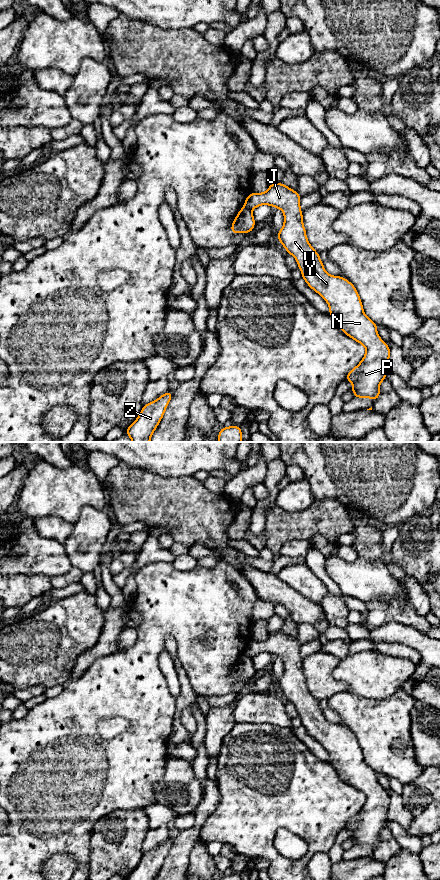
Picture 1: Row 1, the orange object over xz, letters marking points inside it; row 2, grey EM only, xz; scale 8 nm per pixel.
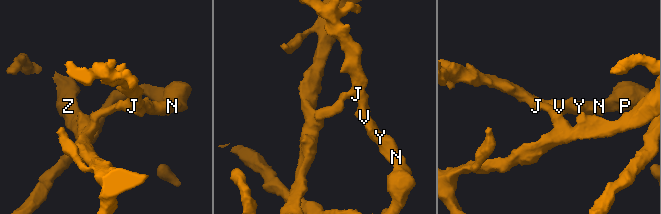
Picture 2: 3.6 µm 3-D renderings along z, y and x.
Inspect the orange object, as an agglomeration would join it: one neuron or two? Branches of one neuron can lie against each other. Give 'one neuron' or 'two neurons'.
two neurons

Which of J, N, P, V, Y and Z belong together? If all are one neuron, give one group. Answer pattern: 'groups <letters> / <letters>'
groups J N P V Y / Z

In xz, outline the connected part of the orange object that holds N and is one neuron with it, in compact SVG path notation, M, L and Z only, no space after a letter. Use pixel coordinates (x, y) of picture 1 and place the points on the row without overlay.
M279 630L270 632L264 641L250 641L244 655L253 658L259 653L271 653L283 659L284 673L277 682L280 691L295 705L308 734L328 751L329 763L339 776L366 796L365 804L345 829L353 831L351 839L355 845L367 845L374 850L381 842L379 834L388 819L390 795L379 785L377 772L364 762L354 733L325 719L319 701L308 690L300 646L298 640Z

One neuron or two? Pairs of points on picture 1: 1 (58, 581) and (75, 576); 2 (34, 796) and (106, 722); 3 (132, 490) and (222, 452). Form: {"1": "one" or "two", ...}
{"1": "one", "2": "one", "3": "two"}

